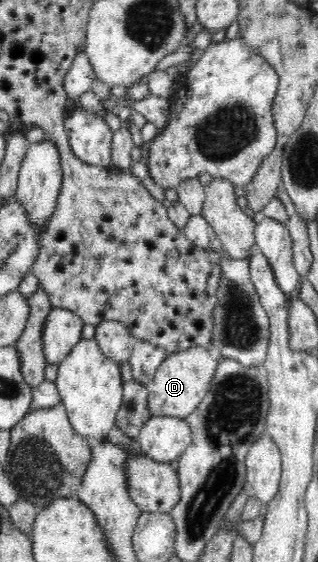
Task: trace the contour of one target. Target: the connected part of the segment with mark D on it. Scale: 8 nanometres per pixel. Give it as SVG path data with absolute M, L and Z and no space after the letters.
M191 346L181 352L167 353L153 379L145 386L147 407L153 416L174 416L184 420L201 402L215 377L218 361L211 357L207 348Z

